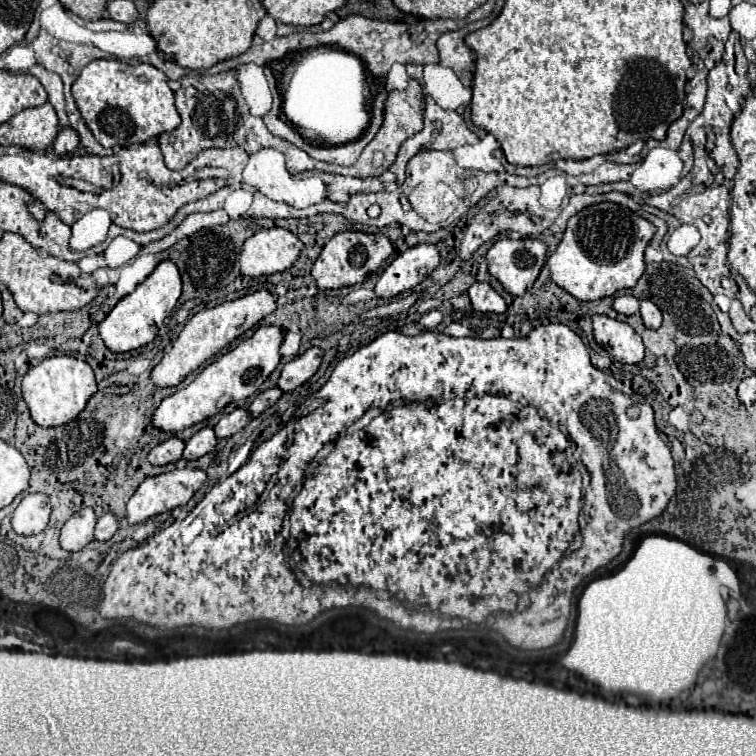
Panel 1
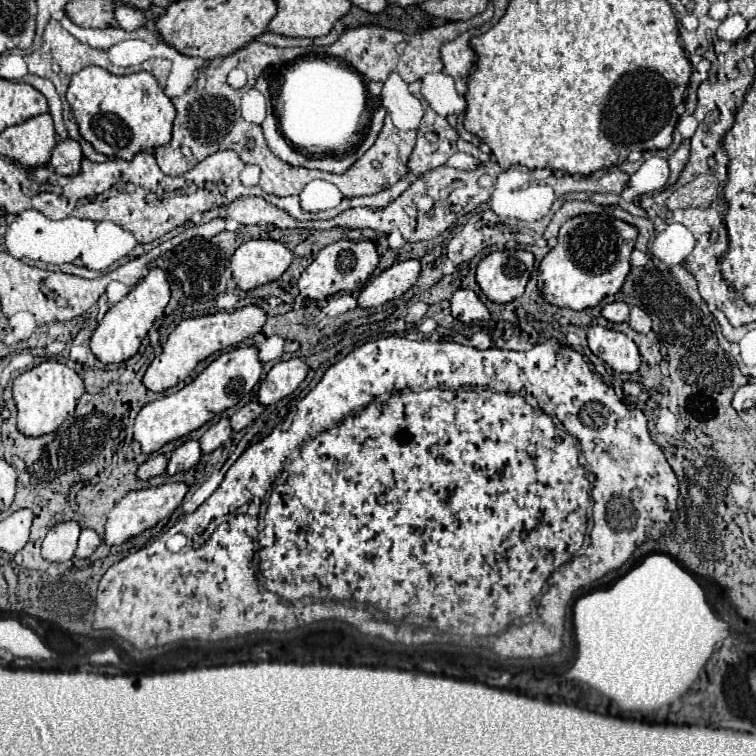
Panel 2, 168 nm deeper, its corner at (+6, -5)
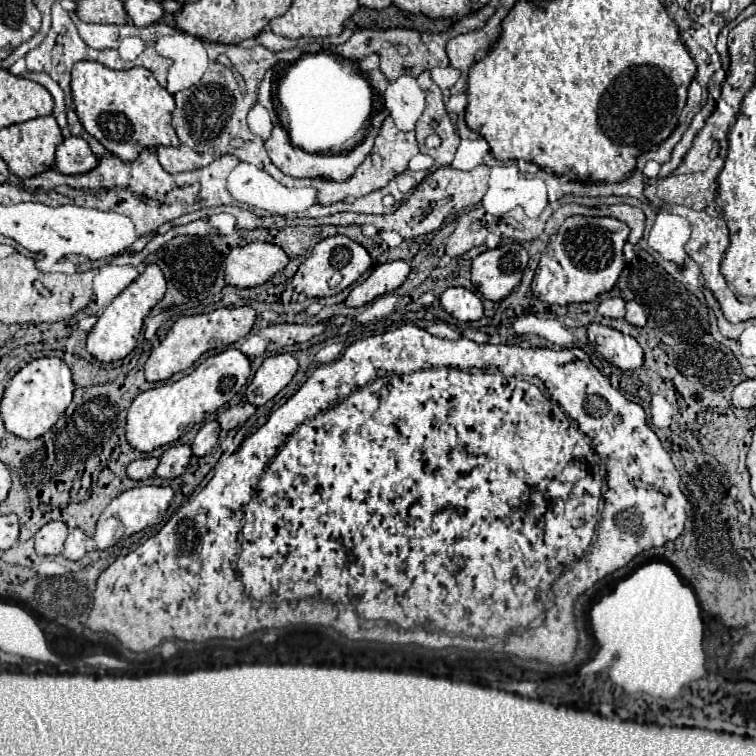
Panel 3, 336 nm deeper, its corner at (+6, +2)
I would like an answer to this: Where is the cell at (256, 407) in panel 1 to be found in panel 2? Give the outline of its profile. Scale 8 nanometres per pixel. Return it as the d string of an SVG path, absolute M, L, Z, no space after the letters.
M250 401L250 403L246 403L242 409L238 409L238 411L230 417L232 429L234 429L234 431L244 429L244 427L250 425L262 411L264 411L264 407L262 407L258 401Z

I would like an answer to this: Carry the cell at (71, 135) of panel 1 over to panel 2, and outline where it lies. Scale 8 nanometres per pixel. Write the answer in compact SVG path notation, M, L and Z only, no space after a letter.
M64 139L52 151L50 163L54 165L58 175L78 175L82 159L84 159L84 155L82 155L82 149L80 149L78 141Z

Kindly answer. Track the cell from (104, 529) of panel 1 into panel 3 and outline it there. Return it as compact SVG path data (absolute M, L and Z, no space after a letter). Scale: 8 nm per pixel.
M72 528L66 542L64 542L64 556L68 560L80 560L86 554L86 540L88 536L80 528Z

